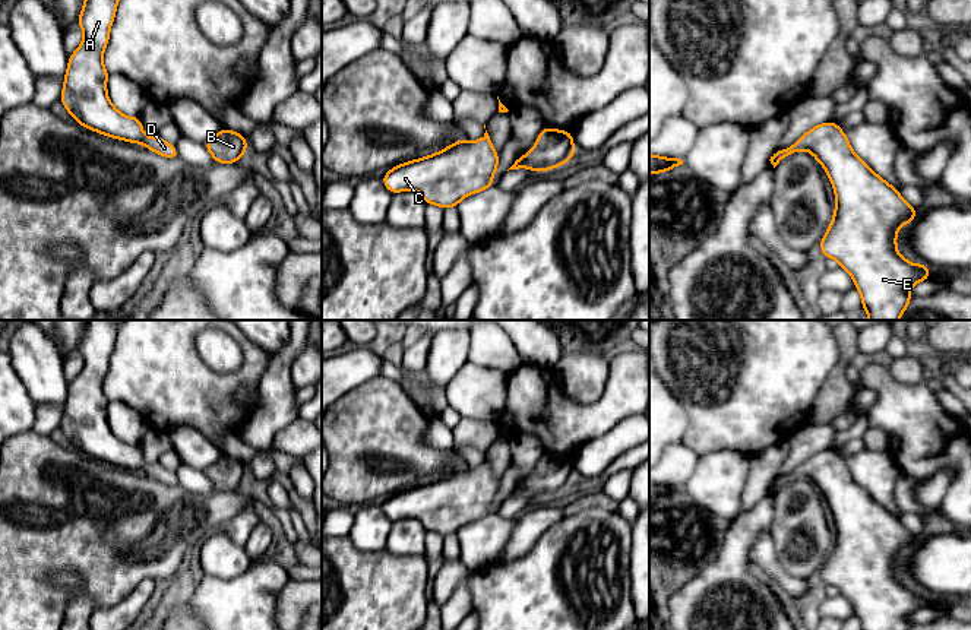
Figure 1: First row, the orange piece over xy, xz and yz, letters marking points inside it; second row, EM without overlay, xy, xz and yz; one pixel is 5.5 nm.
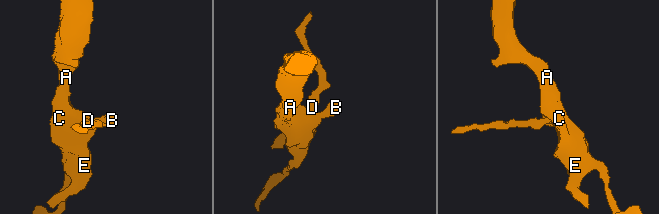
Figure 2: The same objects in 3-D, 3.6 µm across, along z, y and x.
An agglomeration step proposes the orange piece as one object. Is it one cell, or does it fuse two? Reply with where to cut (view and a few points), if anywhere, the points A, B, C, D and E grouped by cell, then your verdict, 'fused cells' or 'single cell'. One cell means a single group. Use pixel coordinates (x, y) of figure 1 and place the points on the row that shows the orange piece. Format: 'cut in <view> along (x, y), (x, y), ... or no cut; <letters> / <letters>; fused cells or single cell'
no cut; A B C D E; single cell

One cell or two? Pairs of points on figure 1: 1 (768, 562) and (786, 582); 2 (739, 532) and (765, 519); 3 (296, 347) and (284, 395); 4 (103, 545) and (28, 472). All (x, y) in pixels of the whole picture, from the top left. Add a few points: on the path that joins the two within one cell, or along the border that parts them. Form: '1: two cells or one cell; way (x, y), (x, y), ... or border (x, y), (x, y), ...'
1: one cell; way (771, 566), (783, 578)
2: one cell; way (745, 529), (759, 519)
3: one cell; way (284, 358), (282, 383)
4: one cell; way (84, 526), (47, 491)

